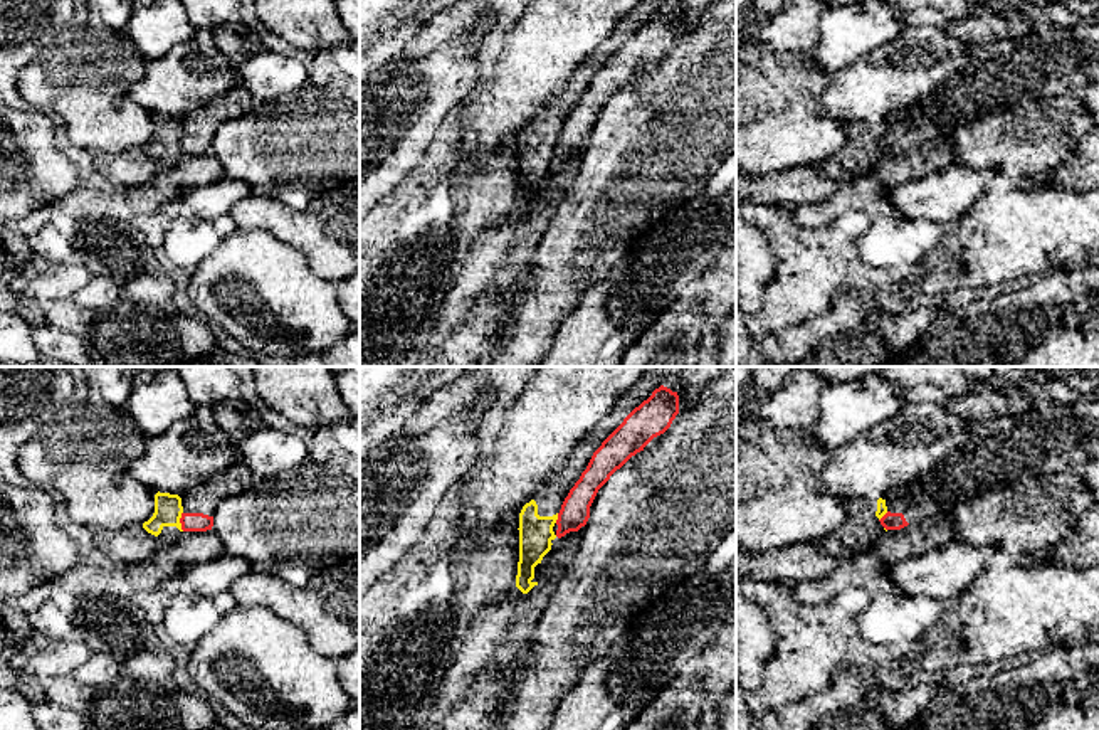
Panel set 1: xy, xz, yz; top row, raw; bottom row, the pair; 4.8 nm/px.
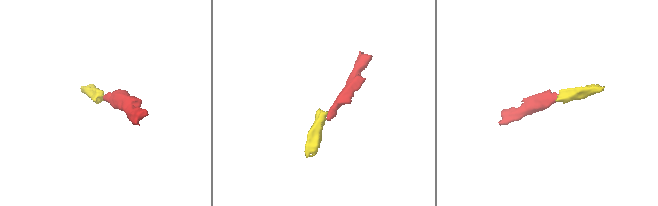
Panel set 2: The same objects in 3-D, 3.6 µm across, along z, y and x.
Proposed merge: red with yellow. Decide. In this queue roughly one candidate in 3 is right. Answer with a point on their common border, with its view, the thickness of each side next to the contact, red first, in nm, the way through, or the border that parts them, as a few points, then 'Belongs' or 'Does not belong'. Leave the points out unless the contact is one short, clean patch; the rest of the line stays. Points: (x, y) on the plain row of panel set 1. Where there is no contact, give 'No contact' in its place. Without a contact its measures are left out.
Touches red at xy (180, 145). Thickness 100 nm (red) against 130 nm. Boundary: xy (182, 135), (180, 147), (184, 153). Does not belong

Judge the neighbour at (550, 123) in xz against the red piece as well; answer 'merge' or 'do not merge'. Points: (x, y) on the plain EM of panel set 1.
do not merge

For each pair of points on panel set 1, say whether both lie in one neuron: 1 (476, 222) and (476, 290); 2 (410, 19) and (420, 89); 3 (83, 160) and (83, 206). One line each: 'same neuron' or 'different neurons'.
1: different neurons
2: different neurons
3: same neuron

